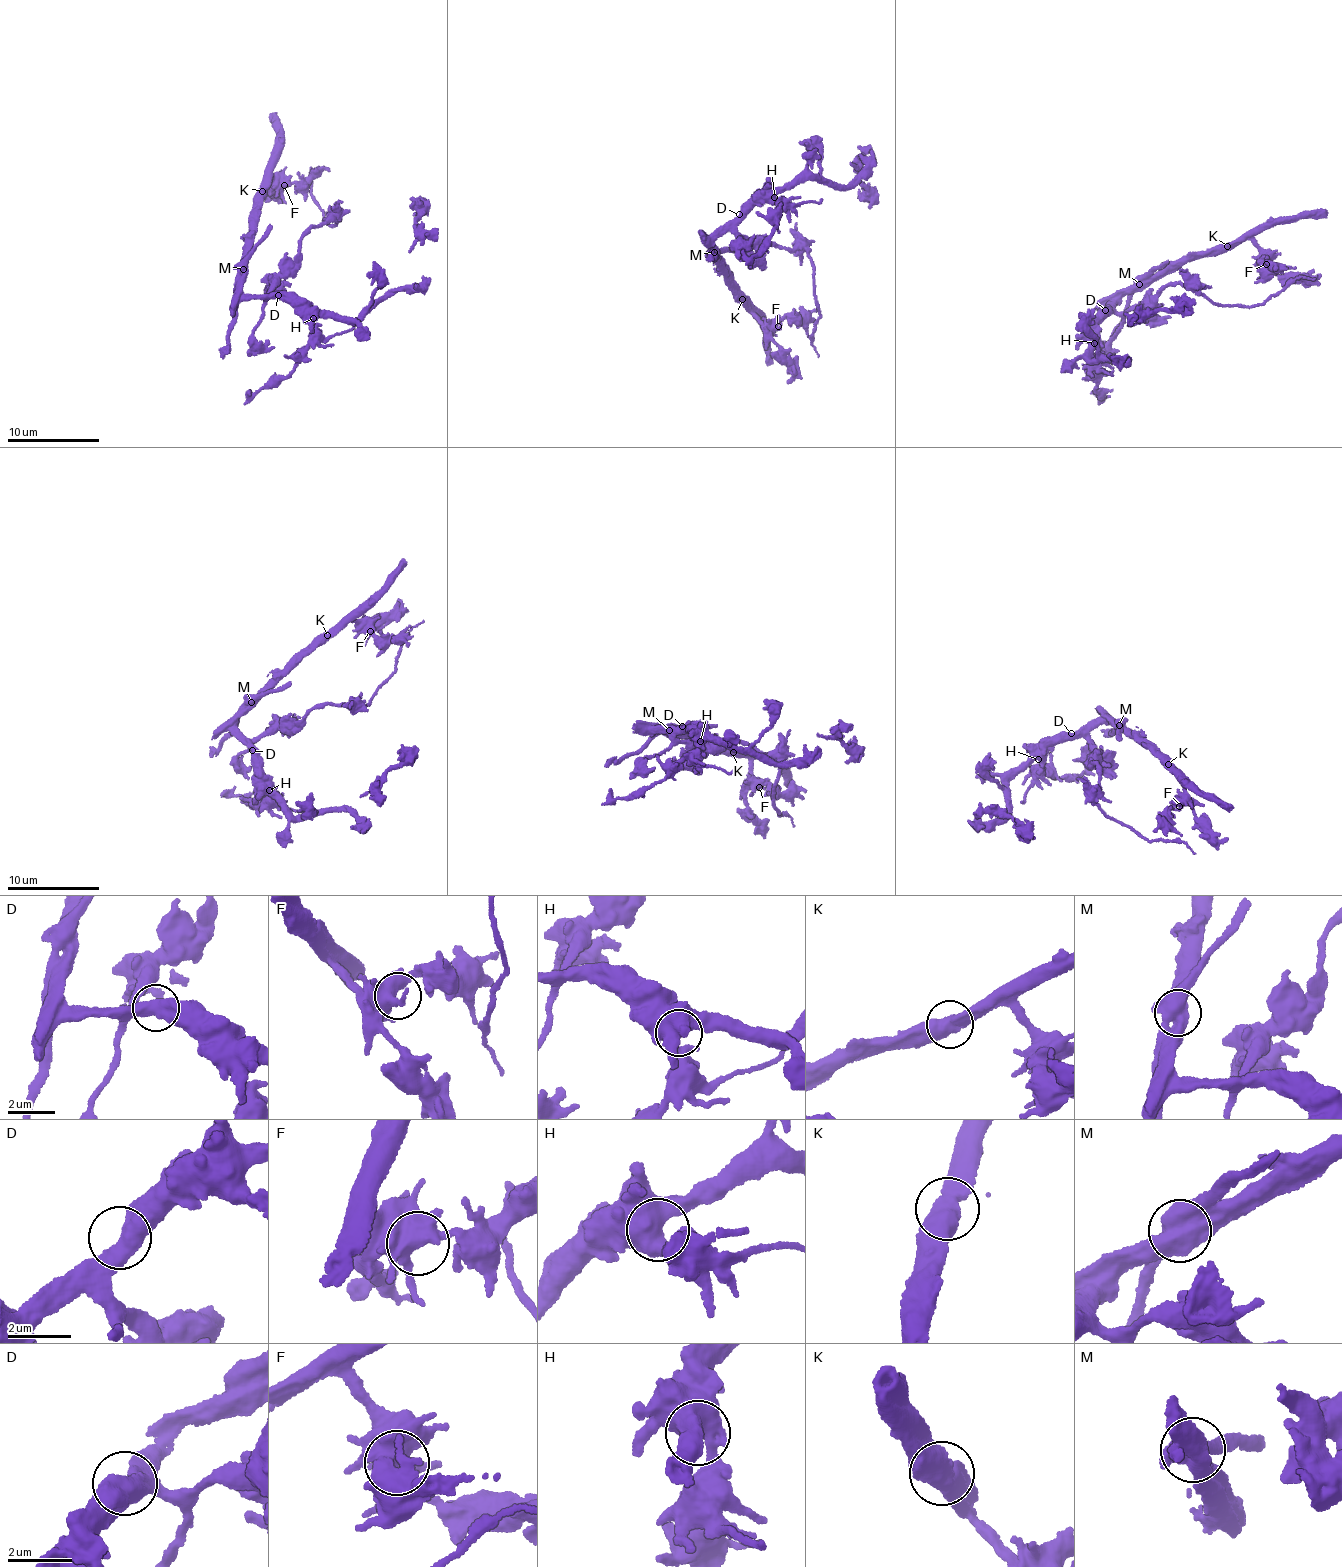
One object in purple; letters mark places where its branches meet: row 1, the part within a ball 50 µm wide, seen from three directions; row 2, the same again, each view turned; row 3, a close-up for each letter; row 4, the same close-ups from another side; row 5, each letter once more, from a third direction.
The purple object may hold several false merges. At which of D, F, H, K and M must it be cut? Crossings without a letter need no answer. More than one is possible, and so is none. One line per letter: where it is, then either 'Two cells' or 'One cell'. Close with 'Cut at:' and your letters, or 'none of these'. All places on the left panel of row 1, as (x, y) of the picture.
D: Place: (278, 295). One cell
F: Place: (284, 185). One cell
H: Place: (313, 318). One cell
K: Place: (262, 191). One cell
M: Place: (243, 269). Two cells
Cut at: M

